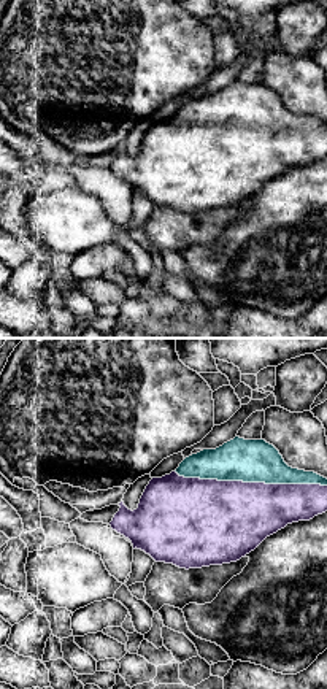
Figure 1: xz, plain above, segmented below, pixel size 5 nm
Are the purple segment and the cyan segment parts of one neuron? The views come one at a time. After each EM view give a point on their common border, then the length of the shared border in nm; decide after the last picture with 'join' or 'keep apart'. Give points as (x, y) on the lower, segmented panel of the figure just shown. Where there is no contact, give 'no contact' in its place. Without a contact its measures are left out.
(251, 483) | 750 nm

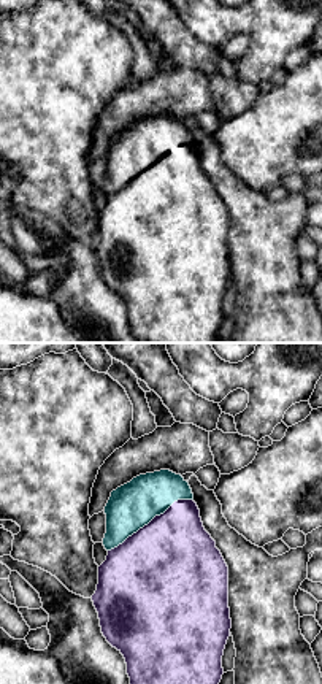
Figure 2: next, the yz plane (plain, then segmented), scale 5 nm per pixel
(151, 521) | 500 nm

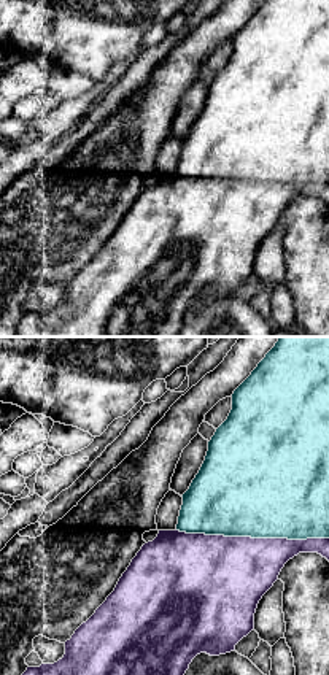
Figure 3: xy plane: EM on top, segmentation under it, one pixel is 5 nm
(250, 537) | 800 nm

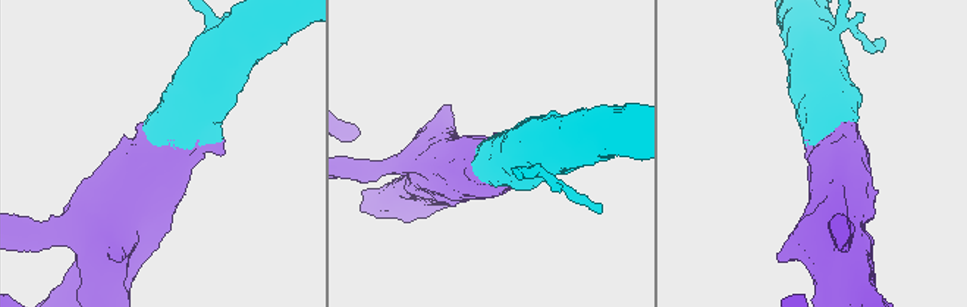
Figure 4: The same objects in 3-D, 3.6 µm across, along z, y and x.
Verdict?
join

